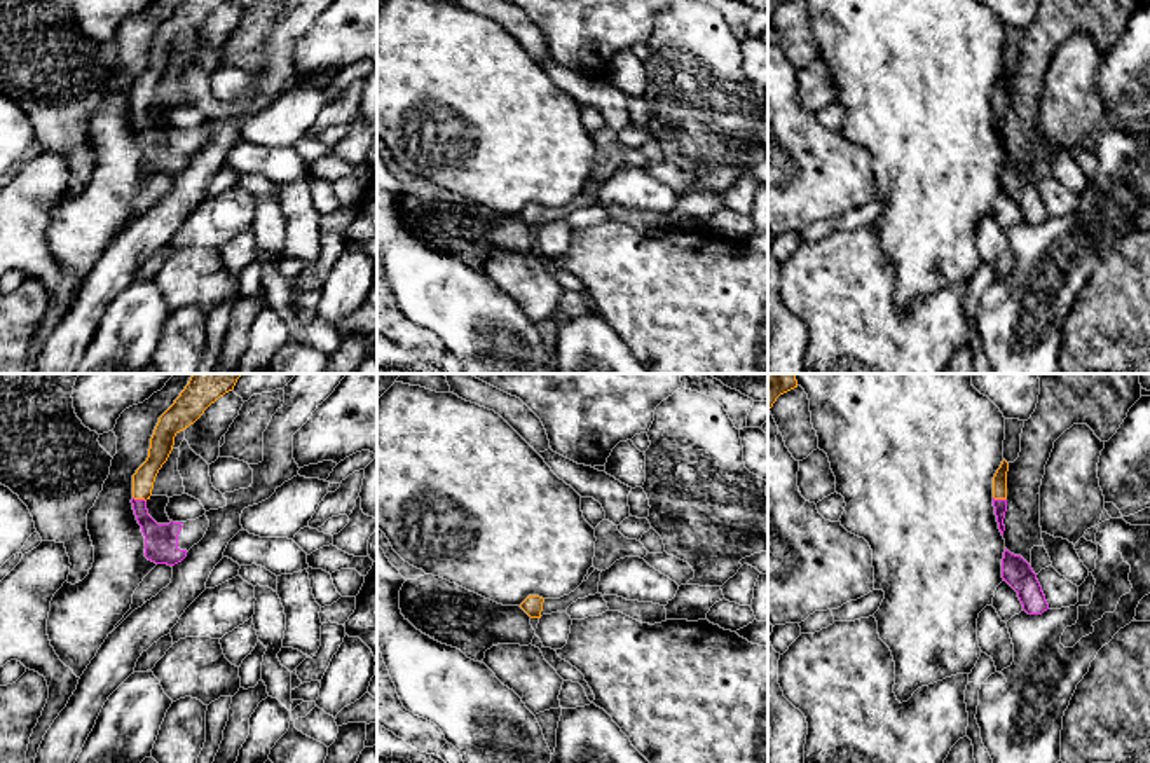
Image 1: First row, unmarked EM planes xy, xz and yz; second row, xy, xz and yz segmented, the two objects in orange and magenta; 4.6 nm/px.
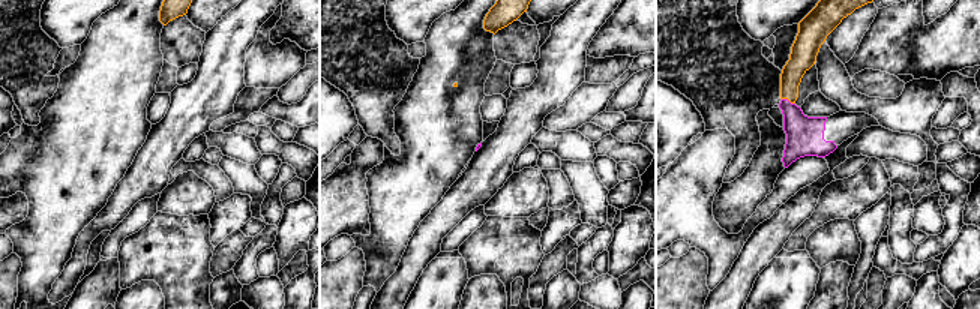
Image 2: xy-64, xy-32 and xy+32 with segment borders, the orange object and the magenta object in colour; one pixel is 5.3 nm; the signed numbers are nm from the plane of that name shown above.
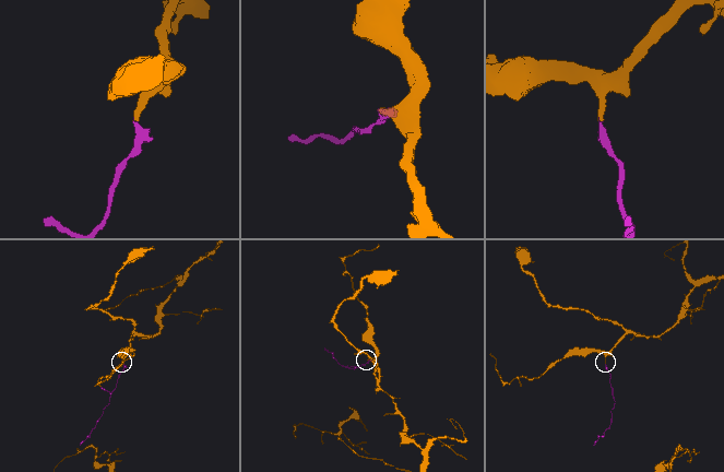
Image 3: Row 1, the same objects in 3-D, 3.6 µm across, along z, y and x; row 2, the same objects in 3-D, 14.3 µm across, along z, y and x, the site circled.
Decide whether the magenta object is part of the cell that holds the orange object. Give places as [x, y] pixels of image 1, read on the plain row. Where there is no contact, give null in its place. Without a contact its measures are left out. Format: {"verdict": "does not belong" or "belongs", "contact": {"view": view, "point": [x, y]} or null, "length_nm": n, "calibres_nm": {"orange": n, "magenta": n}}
{"verdict": "belongs", "contact": {"view": "xy", "point": [140, 107]}, "length_nm": 70, "calibres_nm": {"orange": 100, "magenta": 160}}

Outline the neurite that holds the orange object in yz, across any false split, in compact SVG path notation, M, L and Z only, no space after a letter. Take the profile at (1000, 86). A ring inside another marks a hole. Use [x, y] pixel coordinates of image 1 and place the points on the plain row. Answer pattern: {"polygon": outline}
{"polygon": "M1003 68L993 86L993 115L1002 145L1005 140L1003 127L1007 120L1007 80L1009 80L1009 72Z"}

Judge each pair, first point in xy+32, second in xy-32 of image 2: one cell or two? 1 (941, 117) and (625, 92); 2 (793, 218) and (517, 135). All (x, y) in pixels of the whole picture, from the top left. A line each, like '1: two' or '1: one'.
1: one
2: one

